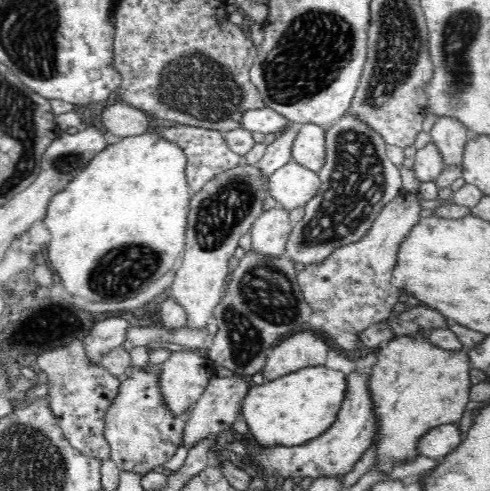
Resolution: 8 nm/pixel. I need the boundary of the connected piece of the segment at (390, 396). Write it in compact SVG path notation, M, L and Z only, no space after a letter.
M396 335L377 350L377 362L368 382L377 415L376 469L390 473L395 466L416 460L418 438L434 426L459 423L469 404L471 363L468 350L446 351L420 336Z

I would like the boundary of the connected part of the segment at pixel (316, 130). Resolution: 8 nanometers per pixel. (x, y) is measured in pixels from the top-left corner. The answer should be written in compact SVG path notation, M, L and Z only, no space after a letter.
M312 122L302 124L291 148L291 158L315 173L322 168L324 158L328 156L324 144L325 130Z

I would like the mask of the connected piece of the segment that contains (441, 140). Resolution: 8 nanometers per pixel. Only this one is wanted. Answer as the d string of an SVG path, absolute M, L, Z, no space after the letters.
M438 116L430 135L443 156L443 162L447 166L461 168L464 146L468 140L468 130L464 124L453 116Z

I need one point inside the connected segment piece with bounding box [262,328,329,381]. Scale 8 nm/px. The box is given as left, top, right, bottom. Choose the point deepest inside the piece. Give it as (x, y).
(303, 349)

